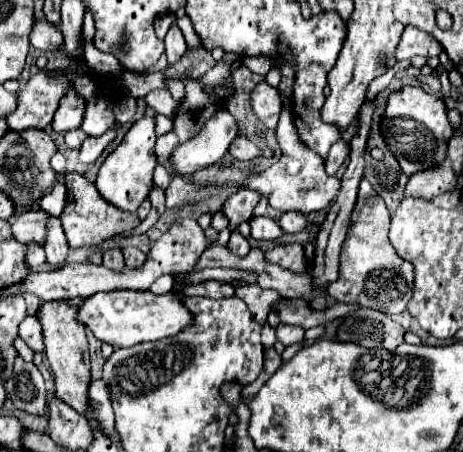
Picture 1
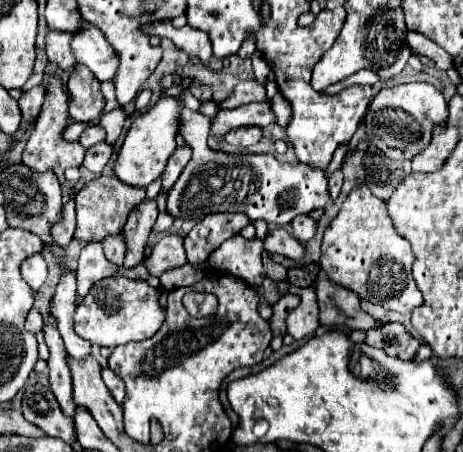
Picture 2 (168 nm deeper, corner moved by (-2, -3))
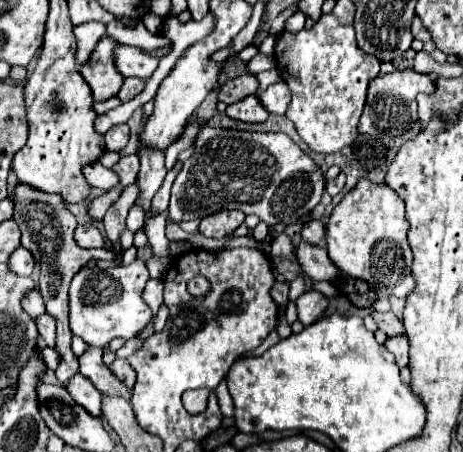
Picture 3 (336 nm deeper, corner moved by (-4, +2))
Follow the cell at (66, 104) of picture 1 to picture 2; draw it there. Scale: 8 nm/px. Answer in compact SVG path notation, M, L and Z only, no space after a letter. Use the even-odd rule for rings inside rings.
M84 64L74 66L68 80L68 90L72 94L70 114L74 122L90 122L100 116L106 100L100 90L100 82Z

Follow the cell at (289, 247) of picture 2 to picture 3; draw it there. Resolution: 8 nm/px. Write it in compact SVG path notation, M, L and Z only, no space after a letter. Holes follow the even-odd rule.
M300 241L300 243L296 243L294 255L296 255L302 271L314 281L332 281L334 277L340 275L340 271L330 261L326 249L318 247L318 245L310 245L306 241Z

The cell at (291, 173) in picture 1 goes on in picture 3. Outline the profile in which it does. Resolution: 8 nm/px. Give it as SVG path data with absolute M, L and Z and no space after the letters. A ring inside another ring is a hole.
M202 125L194 141L194 155L184 163L182 171L178 173L172 185L168 219L180 223L190 219L202 219L210 213L224 211L224 209L240 209L246 215L258 215L260 221L268 223L270 227L276 223L290 225L296 223L298 217L308 215L320 203L324 187L326 187L326 179L320 167L306 153L302 153L302 149L288 135L230 131L230 129Z

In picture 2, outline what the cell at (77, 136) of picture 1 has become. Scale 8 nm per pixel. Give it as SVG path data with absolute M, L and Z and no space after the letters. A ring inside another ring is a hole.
M92 126L92 128L88 128L88 130L82 132L82 136L80 136L80 144L82 144L84 148L90 148L90 146L102 142L104 138L106 138L106 132L102 130L102 126Z

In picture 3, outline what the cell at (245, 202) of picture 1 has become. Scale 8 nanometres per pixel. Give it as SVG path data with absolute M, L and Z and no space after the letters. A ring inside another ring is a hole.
M230 211L230 213L214 213L210 217L204 217L200 221L200 233L204 237L214 237L214 239L222 239L226 235L230 235L238 225L244 223L244 213L238 211Z

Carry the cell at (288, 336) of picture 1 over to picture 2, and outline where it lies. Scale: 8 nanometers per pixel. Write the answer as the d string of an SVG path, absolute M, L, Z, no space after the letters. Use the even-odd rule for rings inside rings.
M302 288L300 290L300 306L294 308L286 320L288 324L288 334L294 340L304 340L312 332L316 332L318 324L318 304L316 304L316 292L312 288Z

